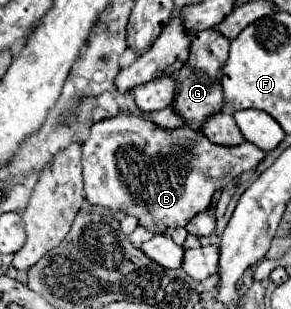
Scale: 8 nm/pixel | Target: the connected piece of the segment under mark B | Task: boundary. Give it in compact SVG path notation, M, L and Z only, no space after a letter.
M120 112L114 118L96 122L90 128L90 136L82 146L84 190L90 204L110 208L112 212L124 210L126 214L136 216L140 226L160 234L166 228L186 226L186 222L198 212L208 210L216 190L232 182L232 178L240 176L242 172L254 170L264 160L264 156L266 154L250 142L242 142L240 146L218 146L212 144L202 132L194 132L188 126L166 132L146 118Z

